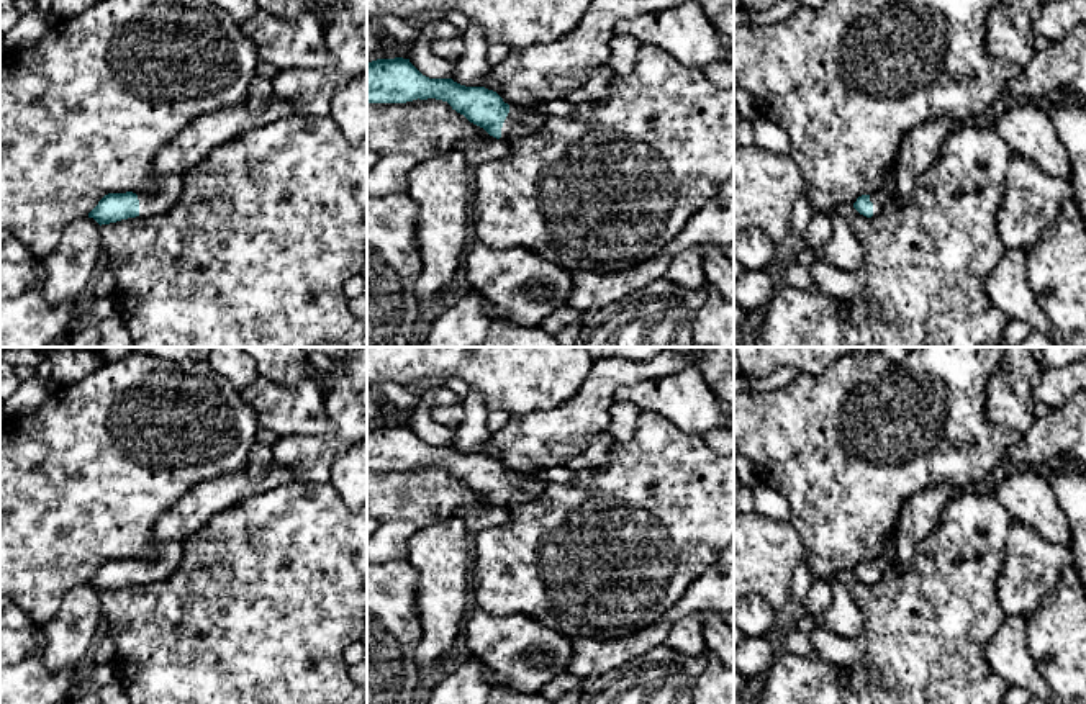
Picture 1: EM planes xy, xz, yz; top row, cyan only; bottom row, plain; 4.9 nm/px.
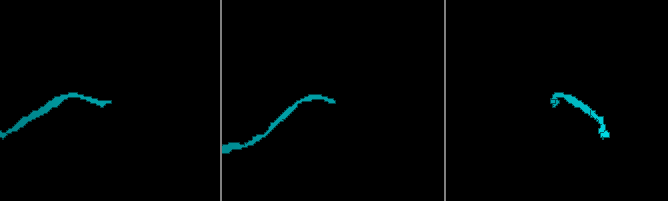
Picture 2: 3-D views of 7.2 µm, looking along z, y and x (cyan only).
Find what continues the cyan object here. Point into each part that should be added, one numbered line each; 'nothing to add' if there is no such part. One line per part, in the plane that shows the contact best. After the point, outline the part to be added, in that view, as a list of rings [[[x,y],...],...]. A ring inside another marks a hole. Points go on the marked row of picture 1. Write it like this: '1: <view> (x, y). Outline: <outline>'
1: xz (518, 123). Outline: [[[509,106],[509,113],[501,128],[501,138],[521,138],[536,133],[549,116],[539,111],[524,111]]]

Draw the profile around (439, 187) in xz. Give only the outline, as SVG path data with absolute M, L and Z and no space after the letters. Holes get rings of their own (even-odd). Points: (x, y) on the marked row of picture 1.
M457 147L421 164L406 193L418 205L414 241L423 270L414 283L421 306L452 283L472 242L468 162Z

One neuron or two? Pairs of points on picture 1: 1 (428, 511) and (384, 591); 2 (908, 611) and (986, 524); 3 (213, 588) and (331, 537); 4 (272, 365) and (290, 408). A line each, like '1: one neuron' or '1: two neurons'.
1: two neurons
2: one neuron
3: one neuron
4: two neurons

